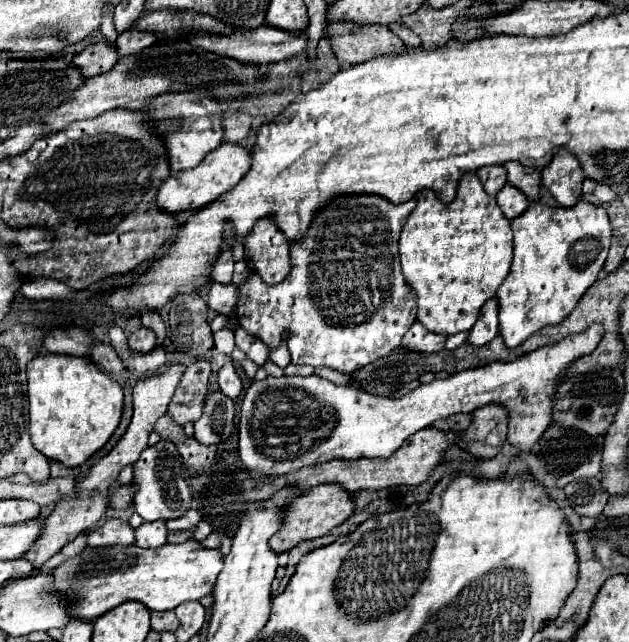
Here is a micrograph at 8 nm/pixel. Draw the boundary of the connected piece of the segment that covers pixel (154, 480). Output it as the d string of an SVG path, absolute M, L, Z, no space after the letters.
M161 440L141 452L141 458L135 462L133 482L137 484L135 512L145 522L181 518L191 508L191 488L181 474L181 456L171 440Z

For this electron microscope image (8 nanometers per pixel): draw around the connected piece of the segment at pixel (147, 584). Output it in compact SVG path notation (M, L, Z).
M187 540L183 544L165 544L155 550L145 550L139 546L85 548L83 554L67 558L53 568L53 592L69 602L71 618L93 622L111 608L117 608L129 600L161 612L175 610L185 600L199 600L213 592L221 568L221 552L207 550L195 540Z

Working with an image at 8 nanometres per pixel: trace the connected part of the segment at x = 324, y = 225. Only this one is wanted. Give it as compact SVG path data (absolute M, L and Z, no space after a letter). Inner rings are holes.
M343 196L325 206L313 220L307 236L291 244L291 274L281 284L265 284L257 272L239 286L237 320L239 324L269 348L277 348L287 334L291 364L311 364L315 368L329 366L339 372L353 374L357 368L371 364L381 356L389 356L405 332L417 320L417 296L405 282L399 264L399 234L413 212L415 200L391 204L379 196Z

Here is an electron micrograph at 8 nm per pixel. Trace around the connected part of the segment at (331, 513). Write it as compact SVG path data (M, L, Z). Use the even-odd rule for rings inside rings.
M323 484L309 488L305 496L301 496L301 500L293 500L293 504L289 504L289 512L285 512L285 524L281 524L281 528L271 536L269 548L273 548L273 552L279 554L289 552L299 542L325 536L331 528L343 524L351 514L353 514L353 500L337 484Z

